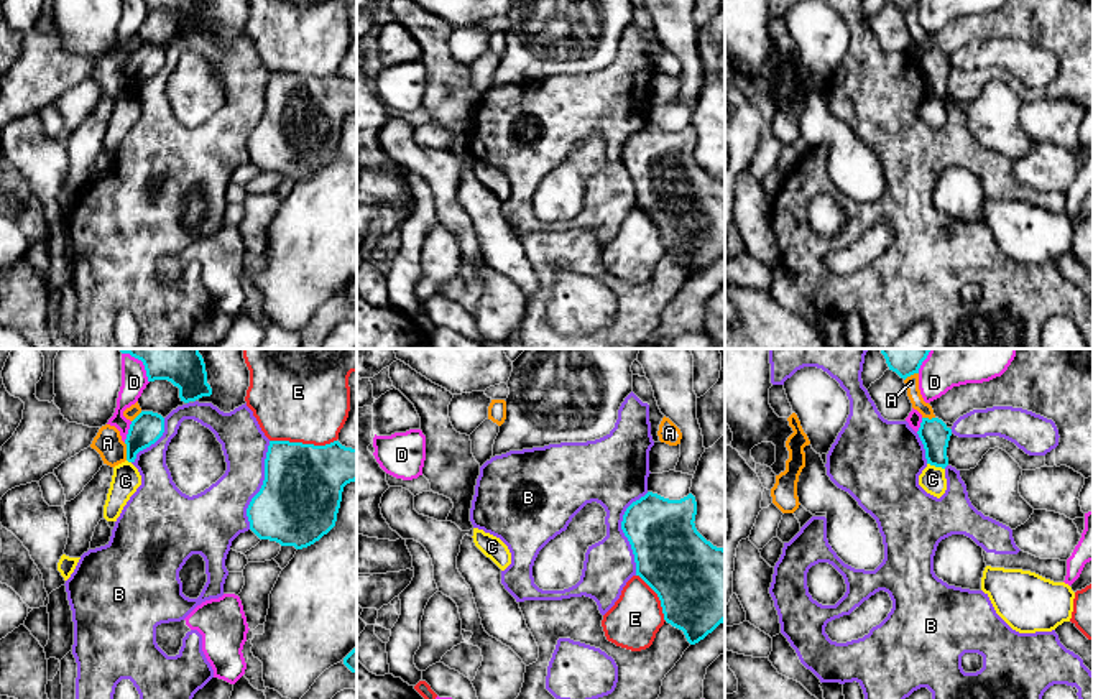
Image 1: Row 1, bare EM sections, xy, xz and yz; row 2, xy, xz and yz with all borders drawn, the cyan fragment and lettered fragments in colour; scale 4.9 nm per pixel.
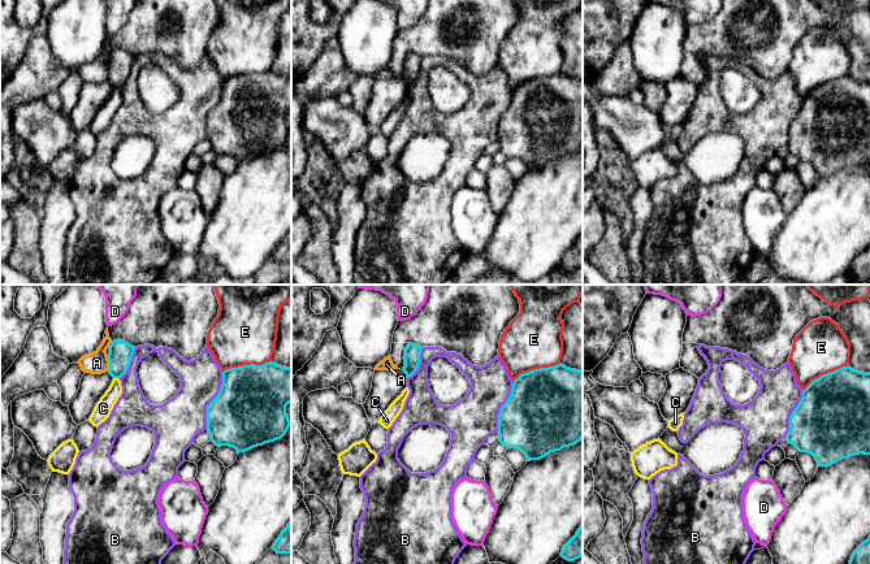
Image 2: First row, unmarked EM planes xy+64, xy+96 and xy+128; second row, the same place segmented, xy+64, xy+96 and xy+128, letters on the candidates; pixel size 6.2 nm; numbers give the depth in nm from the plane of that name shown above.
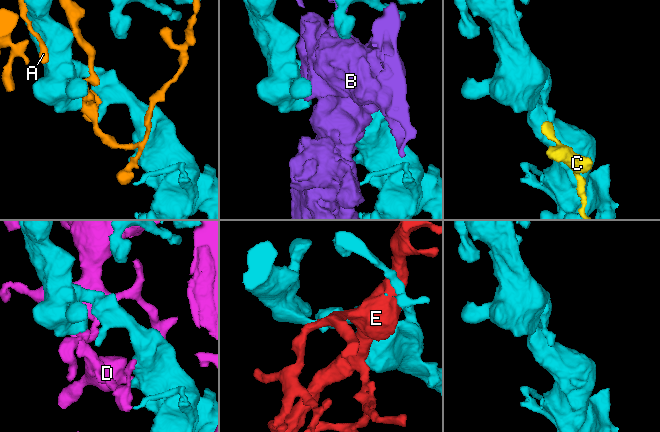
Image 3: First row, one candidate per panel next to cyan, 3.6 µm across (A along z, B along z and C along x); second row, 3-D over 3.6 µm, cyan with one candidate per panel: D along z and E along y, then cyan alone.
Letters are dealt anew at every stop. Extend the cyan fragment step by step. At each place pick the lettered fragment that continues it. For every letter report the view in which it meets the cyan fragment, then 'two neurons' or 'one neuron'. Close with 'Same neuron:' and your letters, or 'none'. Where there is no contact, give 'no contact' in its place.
A: contact in xy; two neurons
B: contact in xy; two neurons
C: contact in yz; two neurons
D: contact in xy; two neurons
E: contact in xy; two neurons
Same neuron: none

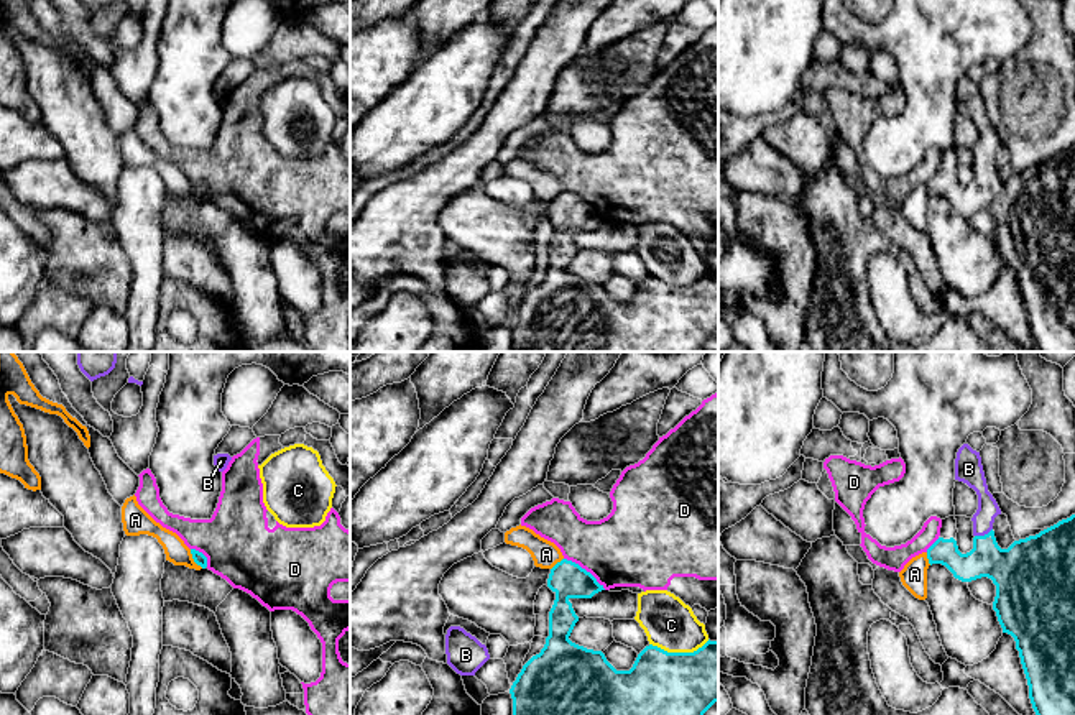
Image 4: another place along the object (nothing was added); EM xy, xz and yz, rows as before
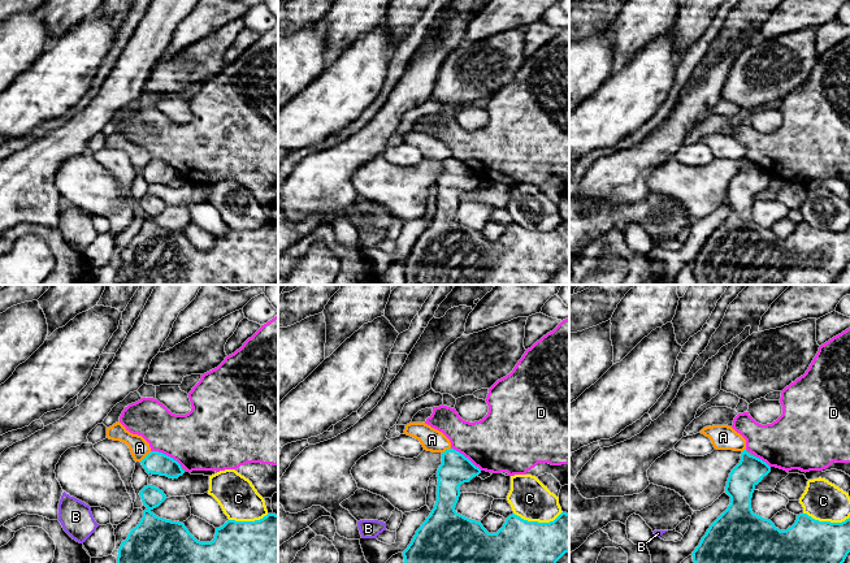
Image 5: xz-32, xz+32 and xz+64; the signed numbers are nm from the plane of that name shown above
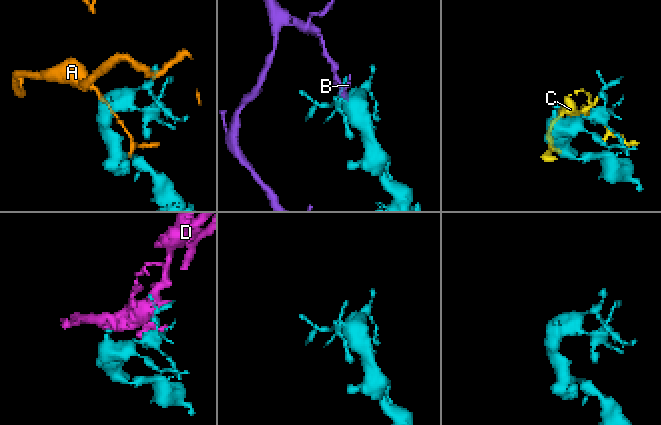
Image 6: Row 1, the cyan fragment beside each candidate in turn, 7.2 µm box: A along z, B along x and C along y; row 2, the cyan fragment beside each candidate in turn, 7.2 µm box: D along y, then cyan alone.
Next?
A: contact in xy; two neurons
B: contact in yz; one neuron
C: contact in xz; two neurons
D: contact in xz; two neurons
Same neuron: B

